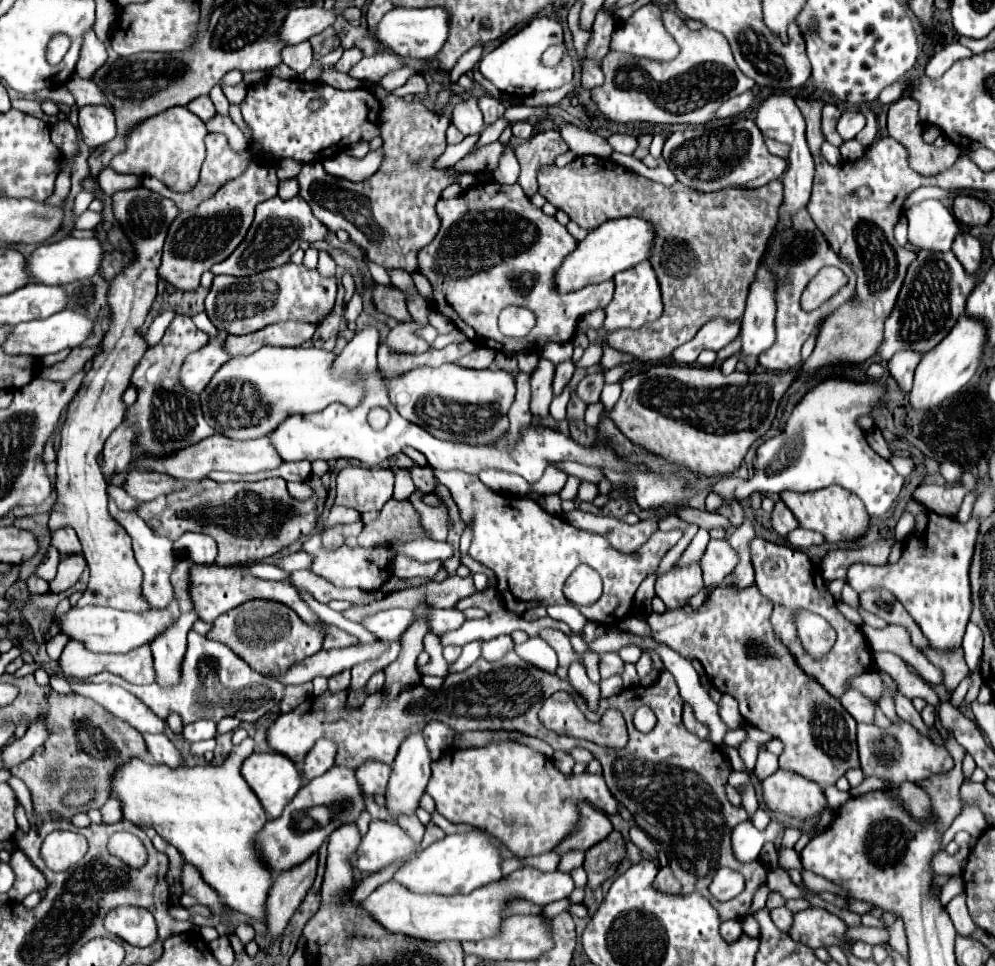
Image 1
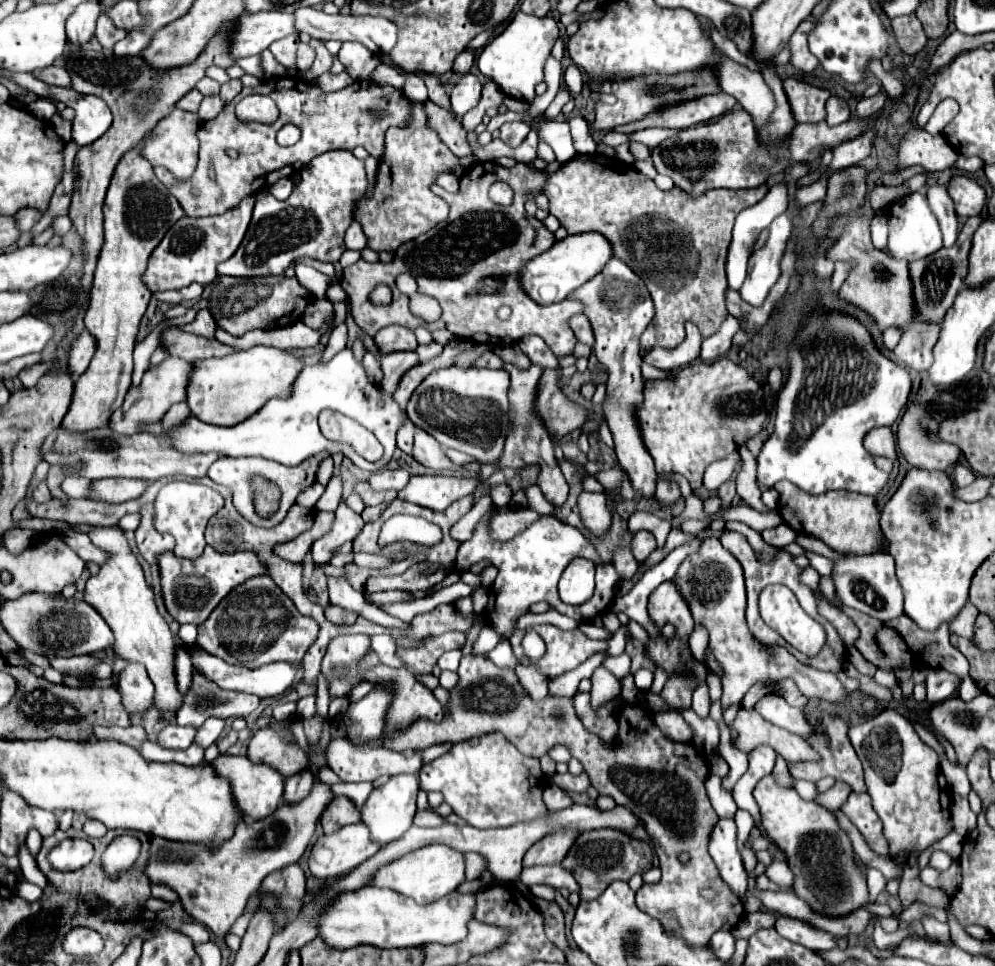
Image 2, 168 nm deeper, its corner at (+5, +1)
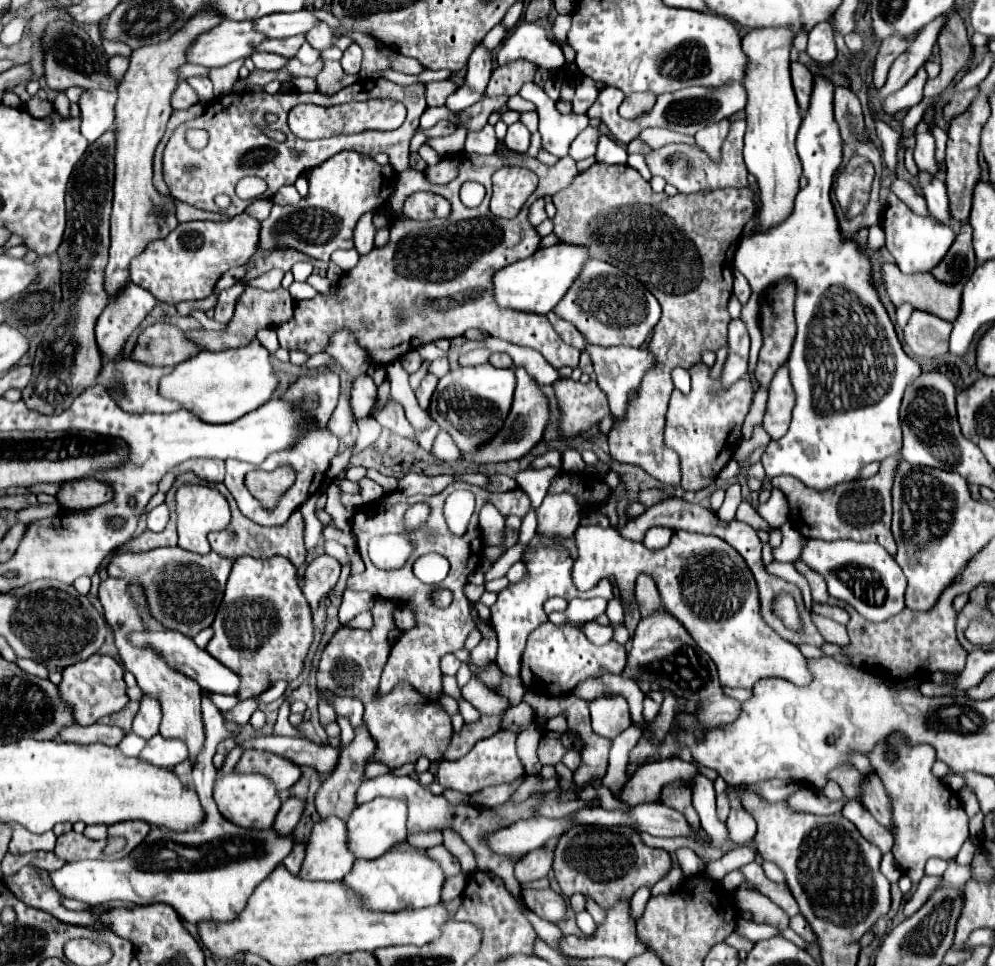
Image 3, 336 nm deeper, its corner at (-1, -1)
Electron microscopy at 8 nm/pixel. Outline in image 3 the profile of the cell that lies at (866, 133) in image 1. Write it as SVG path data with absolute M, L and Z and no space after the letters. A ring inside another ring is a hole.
M889 35L883 43L881 43L881 49L879 49L879 55L877 55L877 61L875 61L875 71L873 71L873 83L875 87L883 87L885 81L887 81L887 73L889 73L889 67L893 65L893 61L905 53L911 43L915 41L915 35L909 37L909 39L903 39L899 35Z

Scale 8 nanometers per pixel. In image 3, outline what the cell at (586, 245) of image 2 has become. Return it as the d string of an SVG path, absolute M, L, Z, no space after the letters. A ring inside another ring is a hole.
M559 243L553 247L541 247L531 257L507 265L507 269L501 269L495 275L495 301L501 307L547 315L563 299L589 259L589 249L583 245Z

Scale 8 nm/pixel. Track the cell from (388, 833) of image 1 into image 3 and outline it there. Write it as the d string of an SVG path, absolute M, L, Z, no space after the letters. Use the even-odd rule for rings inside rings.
M327 817L313 827L299 877L309 881L339 881L353 869L355 861L357 857L349 849L347 825L337 817Z

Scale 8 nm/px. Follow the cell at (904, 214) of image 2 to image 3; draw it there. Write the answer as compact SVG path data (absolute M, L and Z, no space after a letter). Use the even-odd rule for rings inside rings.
M895 195L887 197L883 218L883 229L887 235L887 251L893 255L897 267L903 273L933 269L943 259L943 255L947 253L951 243L955 241L955 233L951 227L935 227L937 223L931 217L921 217L921 215L913 213Z

